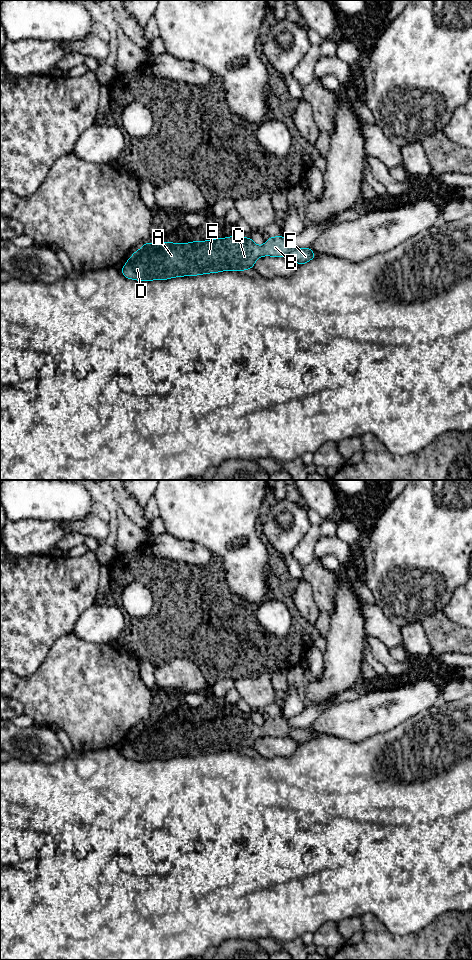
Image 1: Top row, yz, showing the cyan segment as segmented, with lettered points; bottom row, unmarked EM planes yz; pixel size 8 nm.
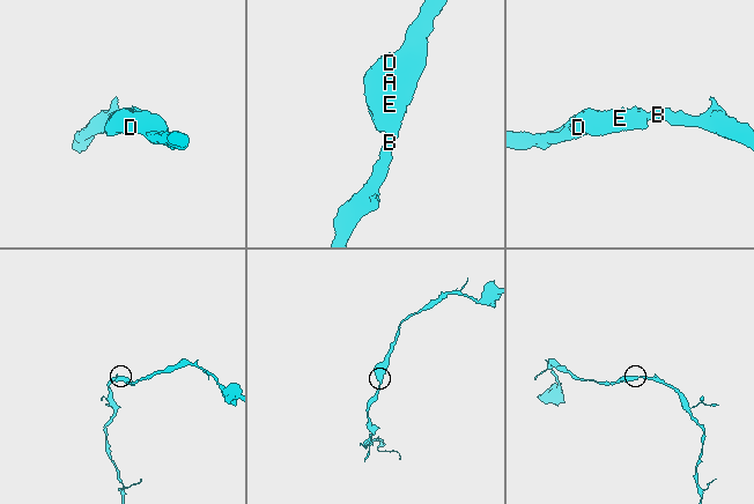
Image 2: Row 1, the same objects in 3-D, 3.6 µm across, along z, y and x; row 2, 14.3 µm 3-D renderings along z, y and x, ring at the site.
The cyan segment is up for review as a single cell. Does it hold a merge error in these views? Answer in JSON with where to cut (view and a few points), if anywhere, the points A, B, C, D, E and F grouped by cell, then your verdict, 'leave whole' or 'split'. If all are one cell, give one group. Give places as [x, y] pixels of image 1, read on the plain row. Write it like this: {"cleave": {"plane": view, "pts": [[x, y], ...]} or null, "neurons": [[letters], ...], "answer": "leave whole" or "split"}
{"cleave": null, "neurons": [["A", "B", "C", "D", "E", "F"]], "answer": "leave whole"}

